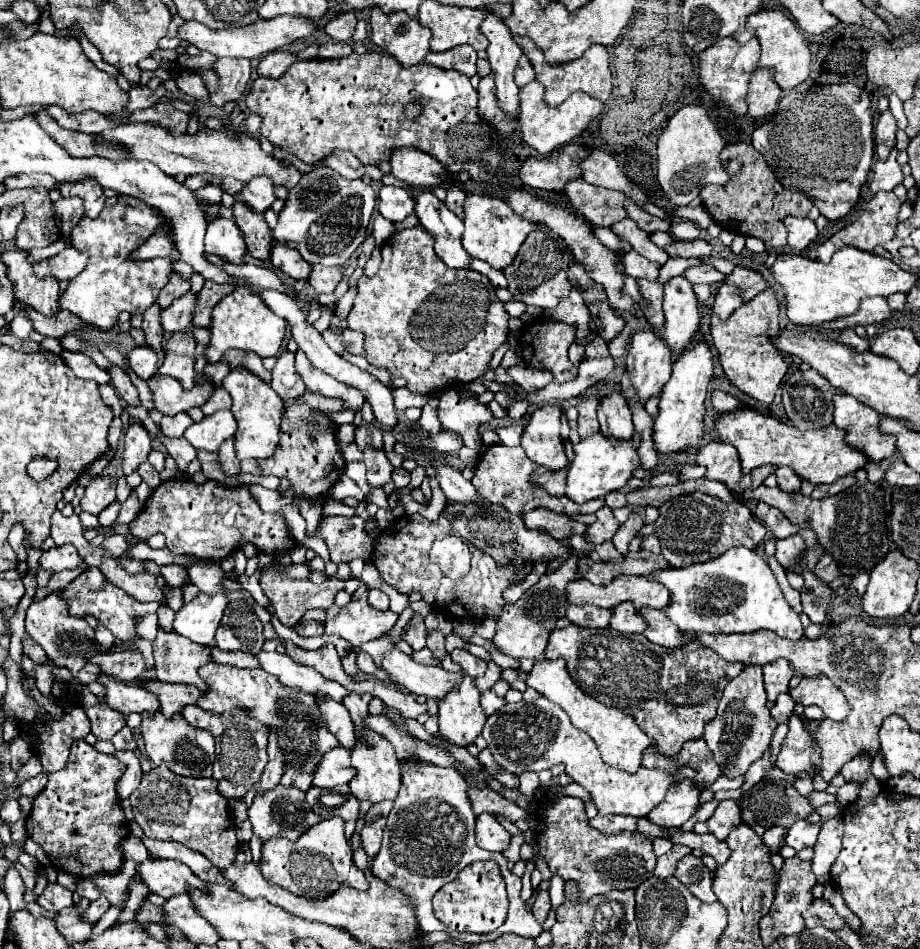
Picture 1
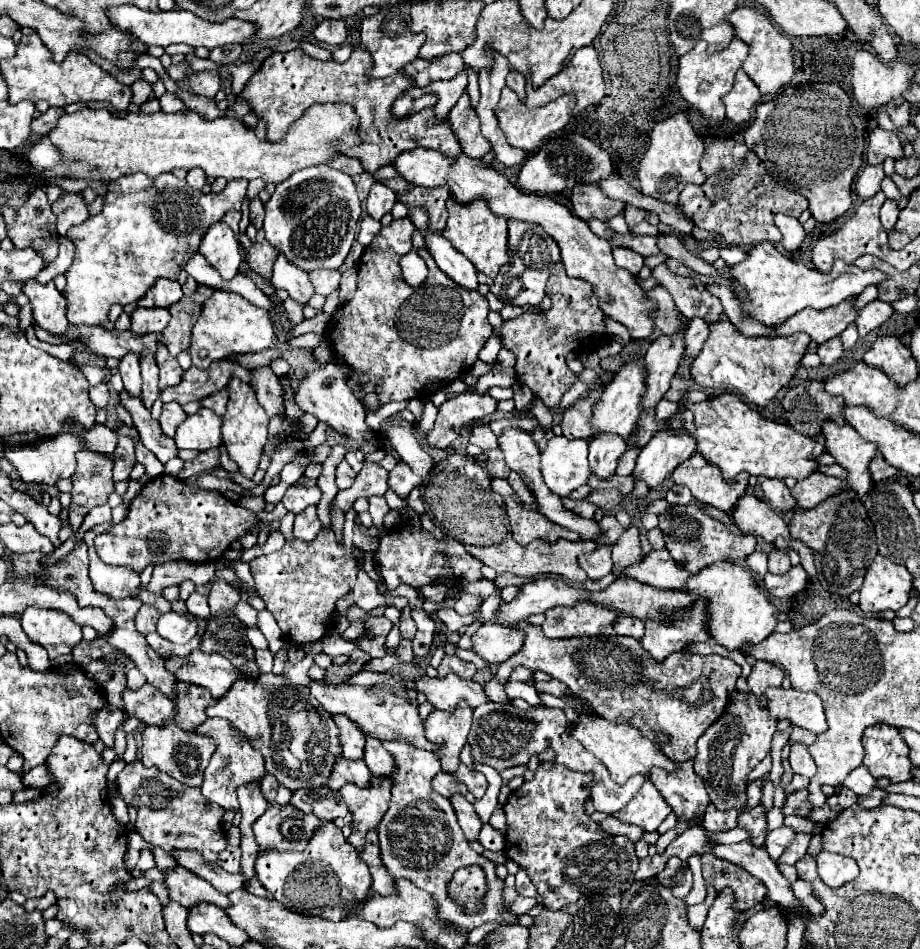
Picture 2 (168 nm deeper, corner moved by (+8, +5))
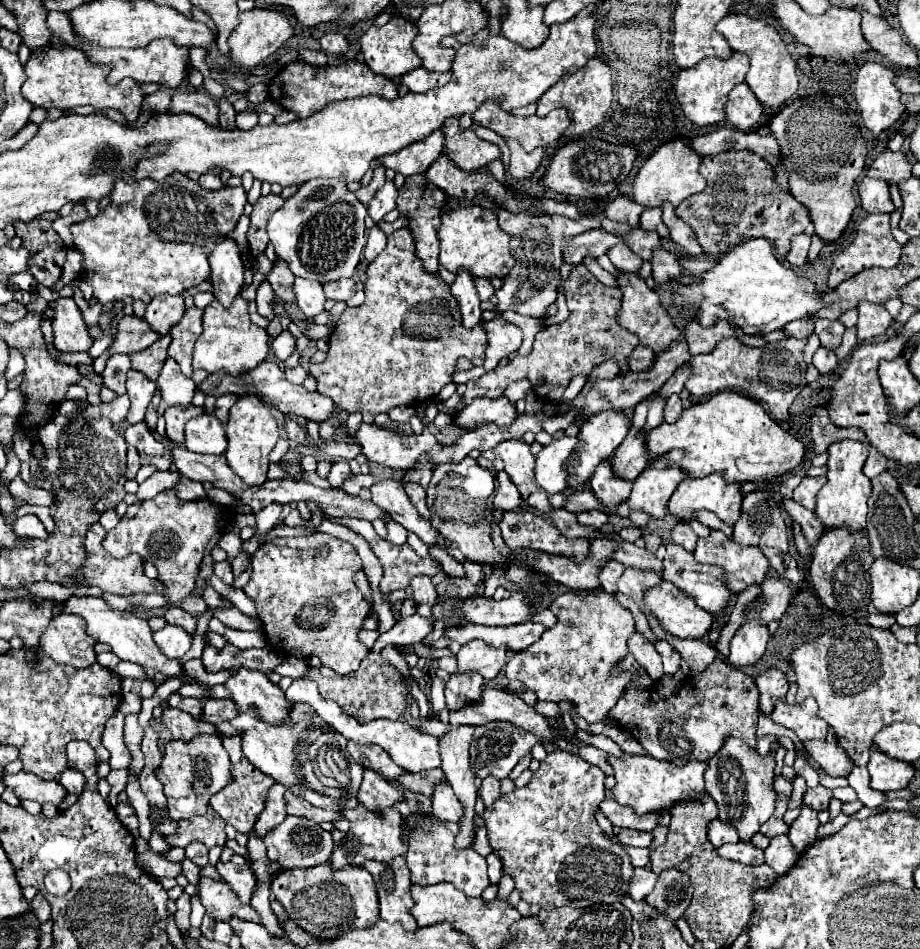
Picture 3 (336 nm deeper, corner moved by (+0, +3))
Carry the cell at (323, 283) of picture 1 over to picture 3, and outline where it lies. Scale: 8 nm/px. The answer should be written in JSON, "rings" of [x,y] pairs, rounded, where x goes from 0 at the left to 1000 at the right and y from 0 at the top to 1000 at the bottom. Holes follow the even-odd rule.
{"rings":[[[380,293],[372,297],[359,297],[357,301],[352,301],[352,308],[354,308],[354,314],[361,314],[361,316],[378,316],[387,308],[385,301],[387,297]]]}

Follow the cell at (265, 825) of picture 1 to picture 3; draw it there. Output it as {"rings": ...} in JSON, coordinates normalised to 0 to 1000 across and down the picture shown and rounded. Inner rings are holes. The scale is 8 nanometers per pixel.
{"rings":[[[311,860],[311,864],[300,870],[300,875],[296,875],[291,879],[291,883],[287,883],[287,889],[291,894],[291,904],[300,906],[309,917],[317,917],[317,915],[339,915],[346,910],[352,910],[359,906],[359,900],[363,896],[363,887],[359,877],[350,875],[348,868],[339,868],[330,862],[322,862],[322,860]]]}

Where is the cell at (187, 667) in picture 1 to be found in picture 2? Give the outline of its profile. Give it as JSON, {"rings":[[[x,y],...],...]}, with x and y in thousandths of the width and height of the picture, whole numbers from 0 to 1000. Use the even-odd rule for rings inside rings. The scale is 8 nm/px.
{"rings":[[[217,683],[209,685],[209,689],[204,689],[200,693],[180,691],[178,700],[180,700],[180,706],[187,708],[193,717],[220,723],[233,736],[243,733],[243,729],[248,729],[248,725],[254,721],[254,717],[270,714],[270,712],[261,712],[254,706],[254,702],[250,700],[250,695],[239,691],[237,687],[224,689]]]}

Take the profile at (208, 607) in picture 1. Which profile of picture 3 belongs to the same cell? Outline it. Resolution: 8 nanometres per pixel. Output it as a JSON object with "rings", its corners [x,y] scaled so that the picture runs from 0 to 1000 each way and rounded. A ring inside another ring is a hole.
{"rings":[[[180,658],[176,664],[167,666],[167,679],[176,685],[180,693],[196,695],[207,685],[209,670],[200,668],[200,664],[196,664],[193,660]]]}

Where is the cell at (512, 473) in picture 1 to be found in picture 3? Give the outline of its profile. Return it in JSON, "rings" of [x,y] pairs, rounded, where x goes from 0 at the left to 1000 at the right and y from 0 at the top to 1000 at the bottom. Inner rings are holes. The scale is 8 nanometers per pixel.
{"rings":[[[637,537],[637,540],[630,540],[626,542],[628,550],[635,552],[635,554],[643,554],[643,556],[654,556],[661,548],[661,542],[654,540],[654,537]]]}

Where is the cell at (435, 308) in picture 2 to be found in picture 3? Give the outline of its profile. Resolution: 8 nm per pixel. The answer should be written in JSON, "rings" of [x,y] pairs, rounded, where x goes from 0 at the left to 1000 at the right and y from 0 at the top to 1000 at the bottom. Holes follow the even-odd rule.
{"rings":[[[435,240],[422,249],[420,261],[402,276],[398,297],[398,316],[389,325],[376,325],[359,352],[359,369],[350,384],[337,384],[335,392],[346,400],[346,413],[359,417],[365,428],[385,436],[393,436],[393,445],[404,445],[409,436],[422,434],[435,426],[465,424],[491,403],[493,384],[500,375],[509,377],[515,386],[526,384],[528,352],[524,344],[504,348],[500,344],[500,327],[489,310],[489,301],[472,289],[457,287],[457,276],[448,263],[448,249]]]}

